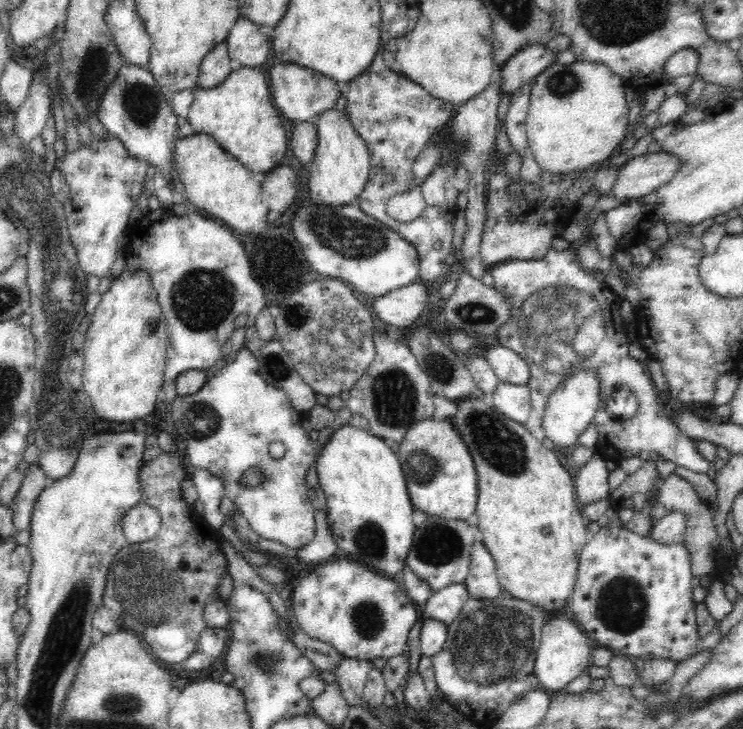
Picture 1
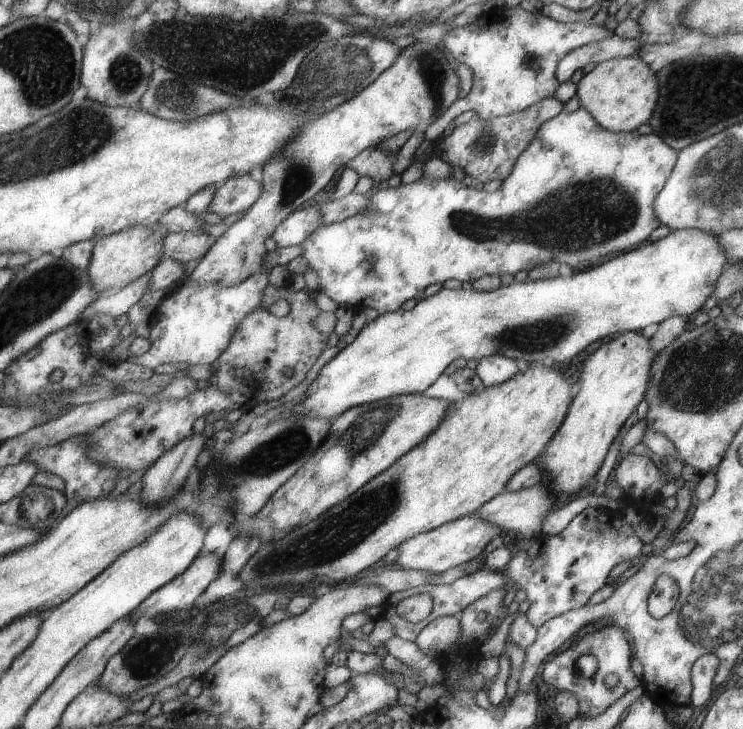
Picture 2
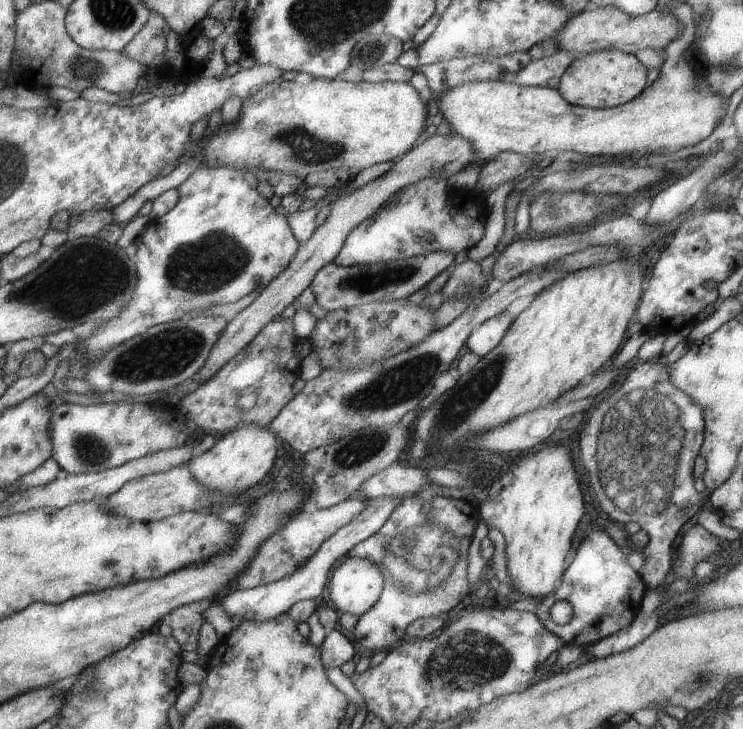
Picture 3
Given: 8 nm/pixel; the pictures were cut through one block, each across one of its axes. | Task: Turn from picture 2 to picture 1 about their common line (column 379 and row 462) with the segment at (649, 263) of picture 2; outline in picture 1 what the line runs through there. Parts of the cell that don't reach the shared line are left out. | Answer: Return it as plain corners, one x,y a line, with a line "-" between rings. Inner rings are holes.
348,423
342,424
330,434
330,438
317,454
315,465
318,485
324,491
326,499
325,519
328,520
328,527
338,548
350,554
352,560
368,562
377,572
394,577
401,568
406,567
406,553
411,547
412,534
416,530
412,522
414,510
397,454
385,440

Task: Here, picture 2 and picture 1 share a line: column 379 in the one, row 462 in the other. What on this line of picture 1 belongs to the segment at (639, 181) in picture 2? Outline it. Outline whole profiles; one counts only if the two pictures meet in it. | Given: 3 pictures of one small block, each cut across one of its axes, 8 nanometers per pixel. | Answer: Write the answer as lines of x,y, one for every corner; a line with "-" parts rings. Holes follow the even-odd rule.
241,347
233,362
226,364
214,376
202,384
198,392
189,396
179,396
172,402
172,422
176,426
176,436
186,444
190,465
195,469
208,470
222,479
225,496
231,498
239,513
244,516
250,528
262,539
281,542
288,548
304,546
315,536
315,510
308,501
310,489
306,485
306,475
315,464
318,444
309,436
303,413
296,411
280,388
268,386
268,381
259,373
259,364
254,353
-
280,441
286,452
282,458
272,458
270,444
-
247,471
260,471
261,479
255,485
244,485
240,478

